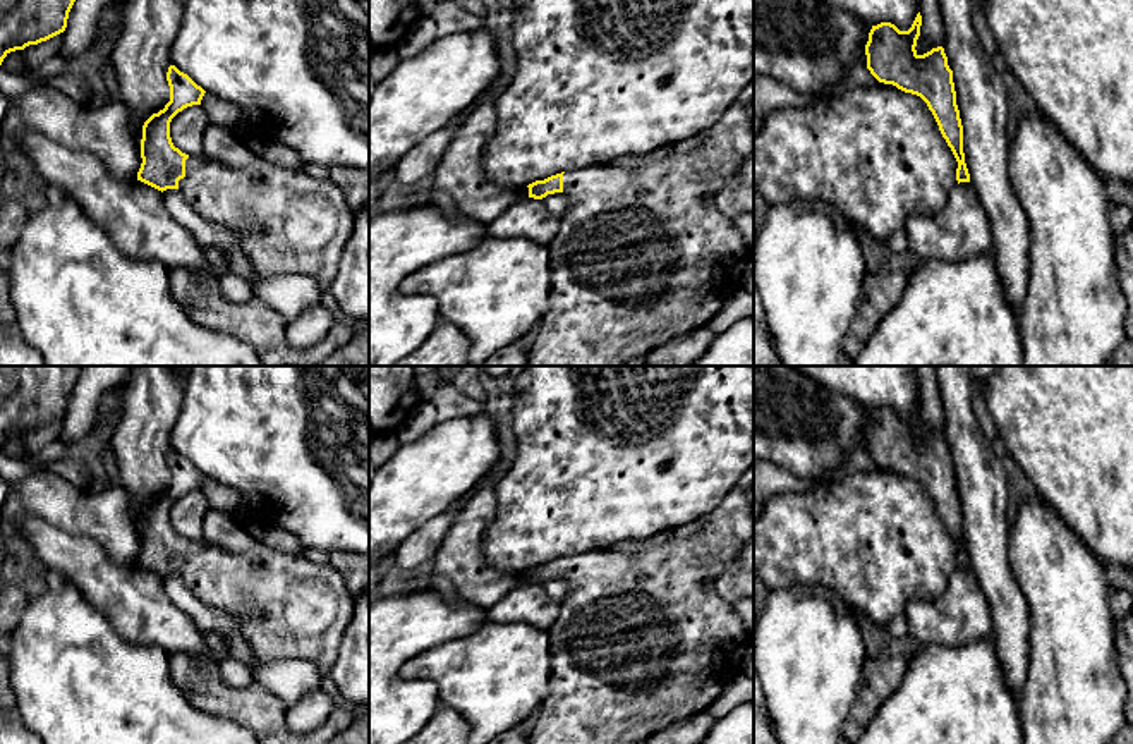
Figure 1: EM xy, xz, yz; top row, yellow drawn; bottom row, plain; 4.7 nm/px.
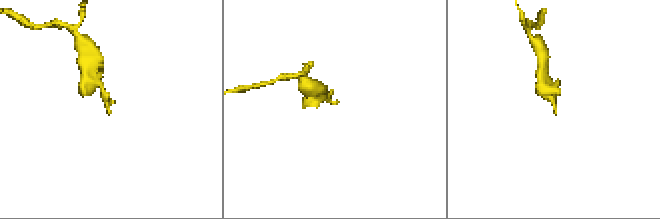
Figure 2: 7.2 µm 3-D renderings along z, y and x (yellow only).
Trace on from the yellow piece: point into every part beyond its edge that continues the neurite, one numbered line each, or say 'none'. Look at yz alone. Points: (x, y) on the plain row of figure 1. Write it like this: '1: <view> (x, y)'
none

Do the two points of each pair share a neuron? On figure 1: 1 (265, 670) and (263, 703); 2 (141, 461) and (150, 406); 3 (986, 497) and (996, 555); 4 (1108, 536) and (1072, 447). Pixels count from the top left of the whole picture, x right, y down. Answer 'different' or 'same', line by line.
1: different
2: same
3: same
4: same

